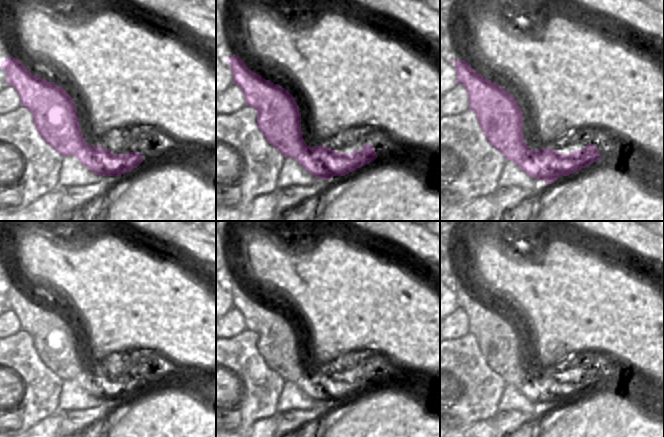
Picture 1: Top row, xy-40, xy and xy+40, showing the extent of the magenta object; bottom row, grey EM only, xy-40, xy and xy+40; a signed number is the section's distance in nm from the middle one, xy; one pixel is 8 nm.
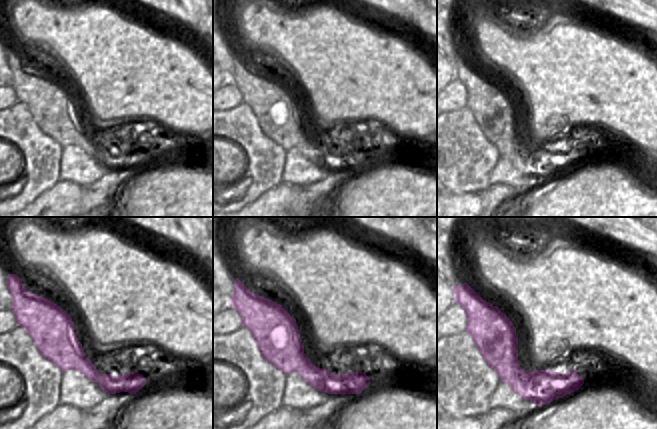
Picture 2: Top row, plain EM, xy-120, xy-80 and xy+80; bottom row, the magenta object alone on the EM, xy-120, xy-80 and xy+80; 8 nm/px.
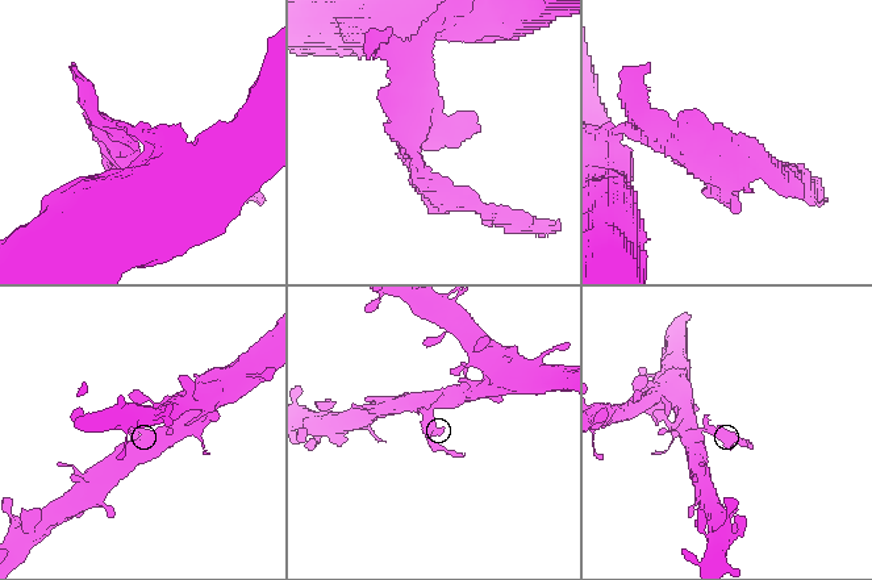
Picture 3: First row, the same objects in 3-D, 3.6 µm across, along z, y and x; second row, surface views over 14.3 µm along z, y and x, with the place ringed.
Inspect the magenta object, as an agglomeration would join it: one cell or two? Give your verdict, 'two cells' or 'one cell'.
one cell

